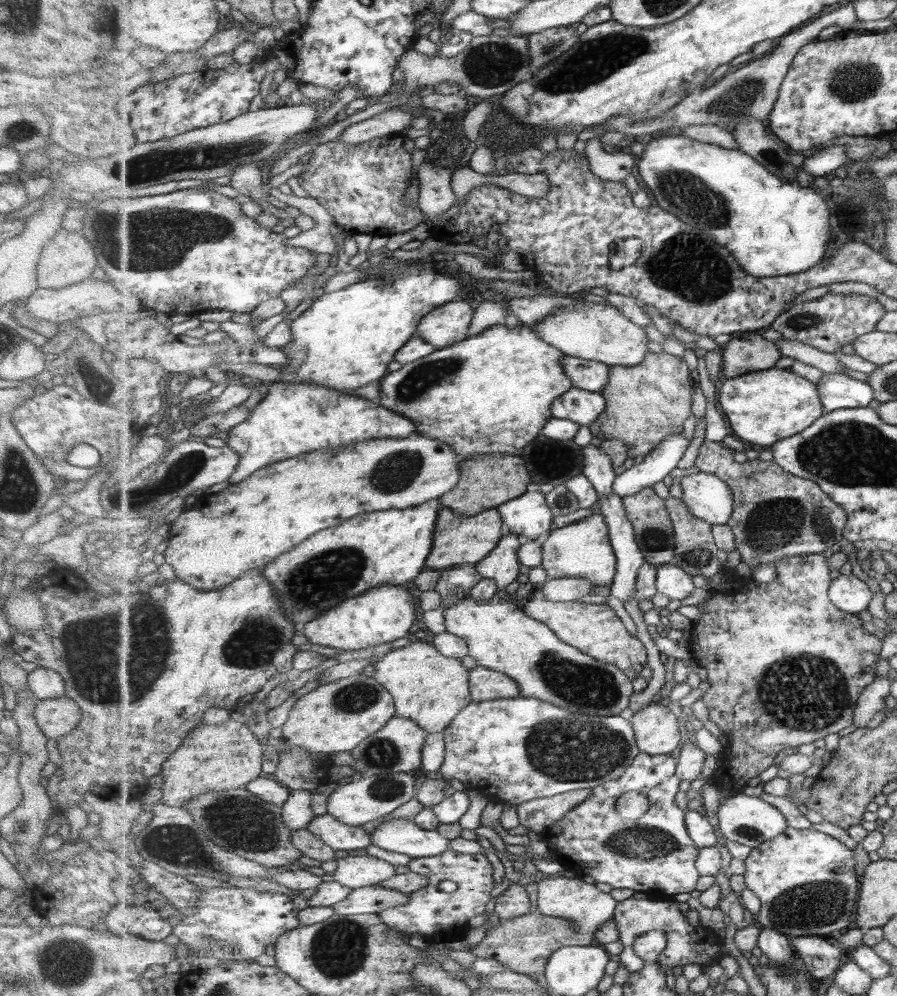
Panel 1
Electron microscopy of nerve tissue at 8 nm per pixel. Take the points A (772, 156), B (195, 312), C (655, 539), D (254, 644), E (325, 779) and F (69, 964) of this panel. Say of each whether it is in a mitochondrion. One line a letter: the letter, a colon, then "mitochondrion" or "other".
A: mitochondrion
B: other
C: mitochondrion
D: mitochondrion
E: other
F: mitochondrion

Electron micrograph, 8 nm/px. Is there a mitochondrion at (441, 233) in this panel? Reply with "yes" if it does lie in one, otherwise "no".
no

